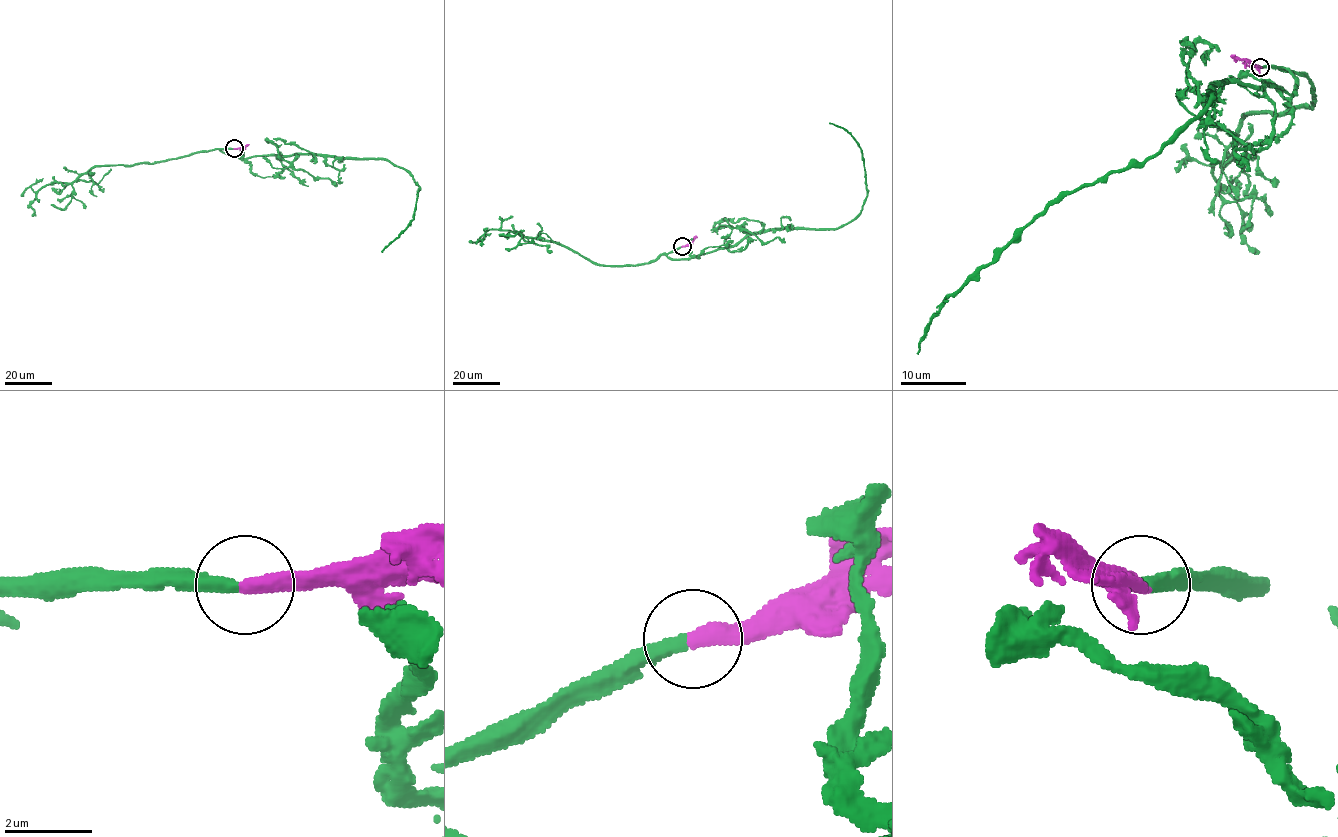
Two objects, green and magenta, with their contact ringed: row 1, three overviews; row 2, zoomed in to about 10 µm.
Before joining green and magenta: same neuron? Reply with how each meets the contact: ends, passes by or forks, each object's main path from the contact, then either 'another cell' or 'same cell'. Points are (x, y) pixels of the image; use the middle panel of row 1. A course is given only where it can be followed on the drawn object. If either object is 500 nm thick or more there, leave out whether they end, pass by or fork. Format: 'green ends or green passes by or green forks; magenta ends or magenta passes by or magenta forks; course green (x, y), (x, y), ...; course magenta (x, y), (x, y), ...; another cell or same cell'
green ends; magenta ends; course green (681, 247), (667, 256), (851, 221), (866, 196), (864, 160), (856, 140), (829, 122); course magenta (682, 247), (687, 246), (696, 235); same cell

